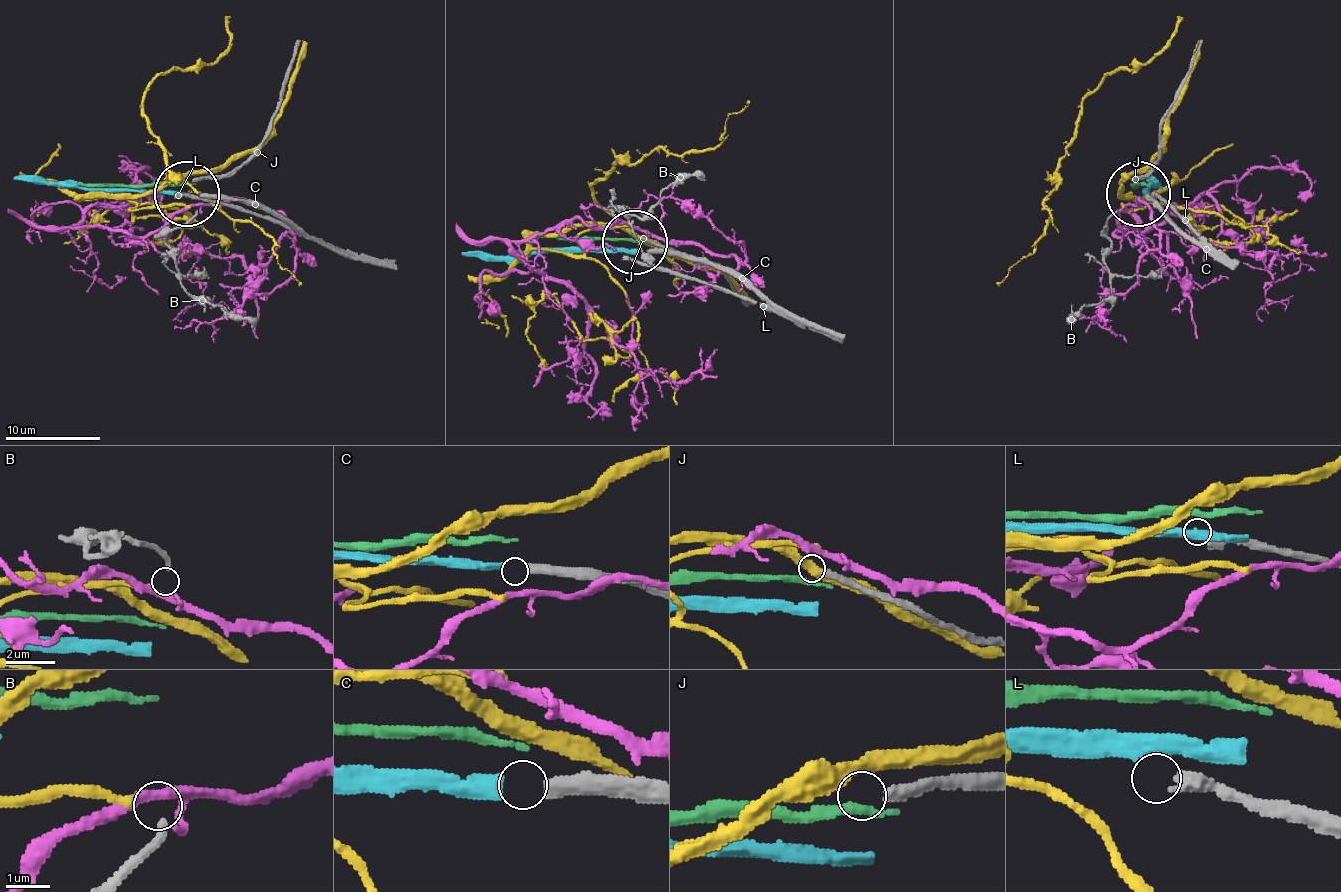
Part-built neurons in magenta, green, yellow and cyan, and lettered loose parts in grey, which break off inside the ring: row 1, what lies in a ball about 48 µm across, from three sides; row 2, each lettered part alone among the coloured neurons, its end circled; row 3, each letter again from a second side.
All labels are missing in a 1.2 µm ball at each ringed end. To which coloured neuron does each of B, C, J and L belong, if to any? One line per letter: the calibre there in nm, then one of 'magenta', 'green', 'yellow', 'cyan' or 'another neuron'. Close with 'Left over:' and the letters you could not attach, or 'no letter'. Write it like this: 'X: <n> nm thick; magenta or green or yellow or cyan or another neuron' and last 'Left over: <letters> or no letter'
B: 190 nm thick; yellow
C: 400 nm thick; cyan
J: 260 nm thick; another neuron
L: 320 nm thick; another neuron
Left over: J, L

